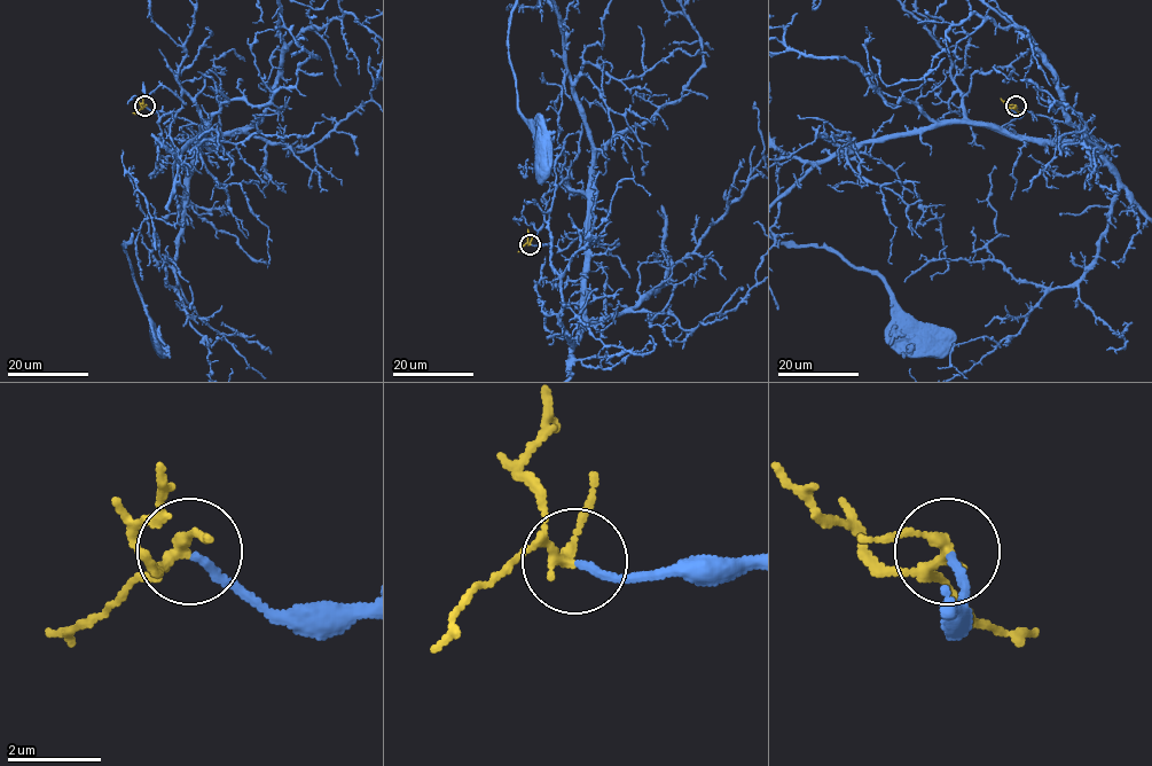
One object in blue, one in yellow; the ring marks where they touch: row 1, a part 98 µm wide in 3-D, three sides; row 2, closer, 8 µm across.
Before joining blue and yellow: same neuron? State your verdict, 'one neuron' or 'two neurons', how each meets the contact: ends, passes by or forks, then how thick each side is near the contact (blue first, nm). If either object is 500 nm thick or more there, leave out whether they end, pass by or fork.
one neuron | blue ends | yellow forks | 150/180 nm

